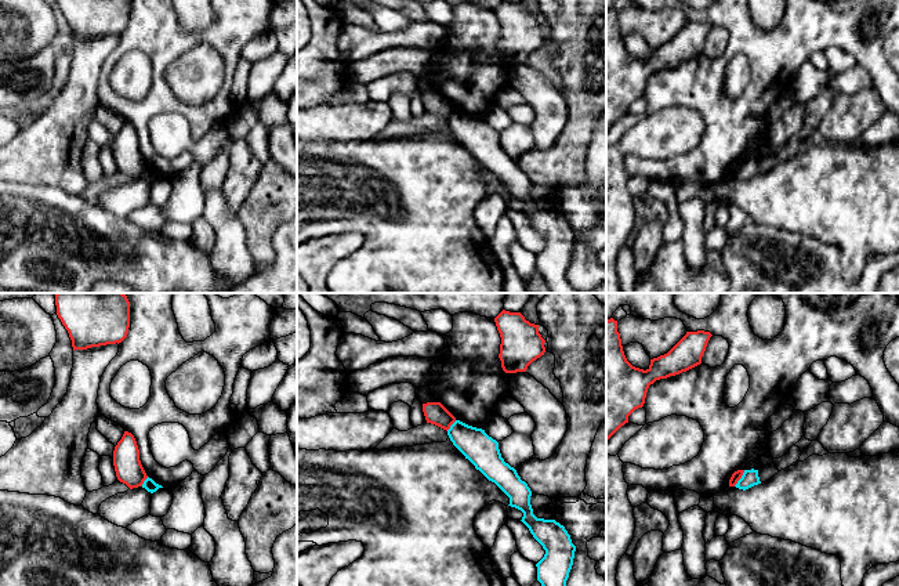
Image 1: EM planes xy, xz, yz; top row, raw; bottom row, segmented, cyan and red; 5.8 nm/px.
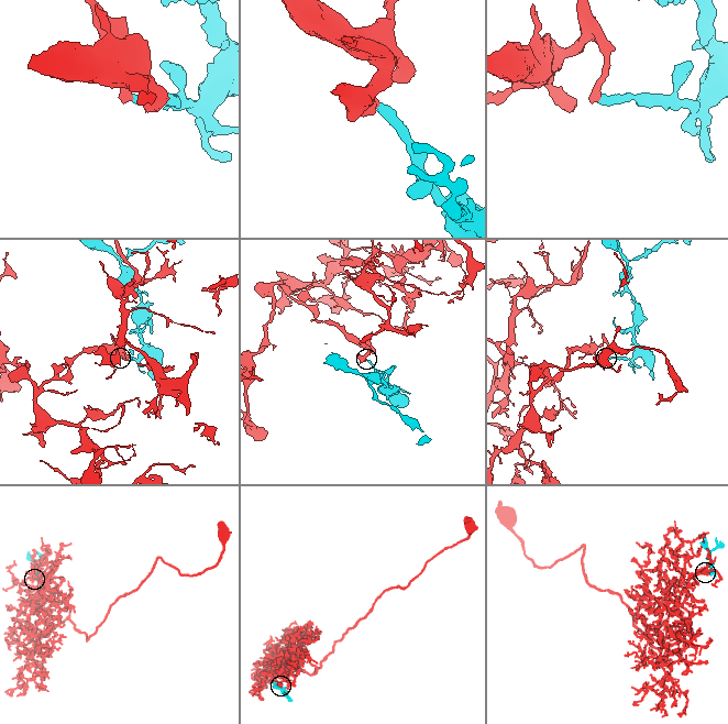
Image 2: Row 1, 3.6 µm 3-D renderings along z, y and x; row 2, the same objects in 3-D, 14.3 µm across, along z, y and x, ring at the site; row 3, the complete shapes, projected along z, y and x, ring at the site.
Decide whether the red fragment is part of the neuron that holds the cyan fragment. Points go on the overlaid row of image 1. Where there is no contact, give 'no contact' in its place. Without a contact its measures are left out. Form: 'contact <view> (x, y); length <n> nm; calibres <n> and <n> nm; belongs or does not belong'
contact yz (740, 478); length 120 nm; calibres 100 and 60 nm; does not belong

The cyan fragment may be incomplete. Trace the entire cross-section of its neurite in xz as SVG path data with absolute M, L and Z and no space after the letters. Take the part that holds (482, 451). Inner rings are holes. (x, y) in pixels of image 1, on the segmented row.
M456 420L447 430L453 445L494 482L508 498L511 507L523 513L522 522L545 550L536 564L541 586L566 586L573 565L576 546L563 525L555 520L537 518L530 504L532 491L516 470L501 457L499 442L485 430Z

